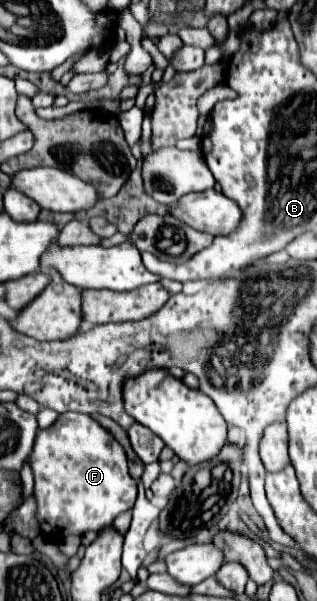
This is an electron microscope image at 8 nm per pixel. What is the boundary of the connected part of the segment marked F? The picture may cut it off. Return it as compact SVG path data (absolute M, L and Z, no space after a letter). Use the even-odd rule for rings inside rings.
M62 413L48 429L40 429L36 435L34 449L28 457L34 473L34 499L36 499L36 519L42 535L50 541L60 543L68 535L84 535L86 531L102 531L110 527L112 521L132 509L136 499L136 481L128 475L128 463L124 449L116 443L104 427L100 427L90 415L82 413Z

